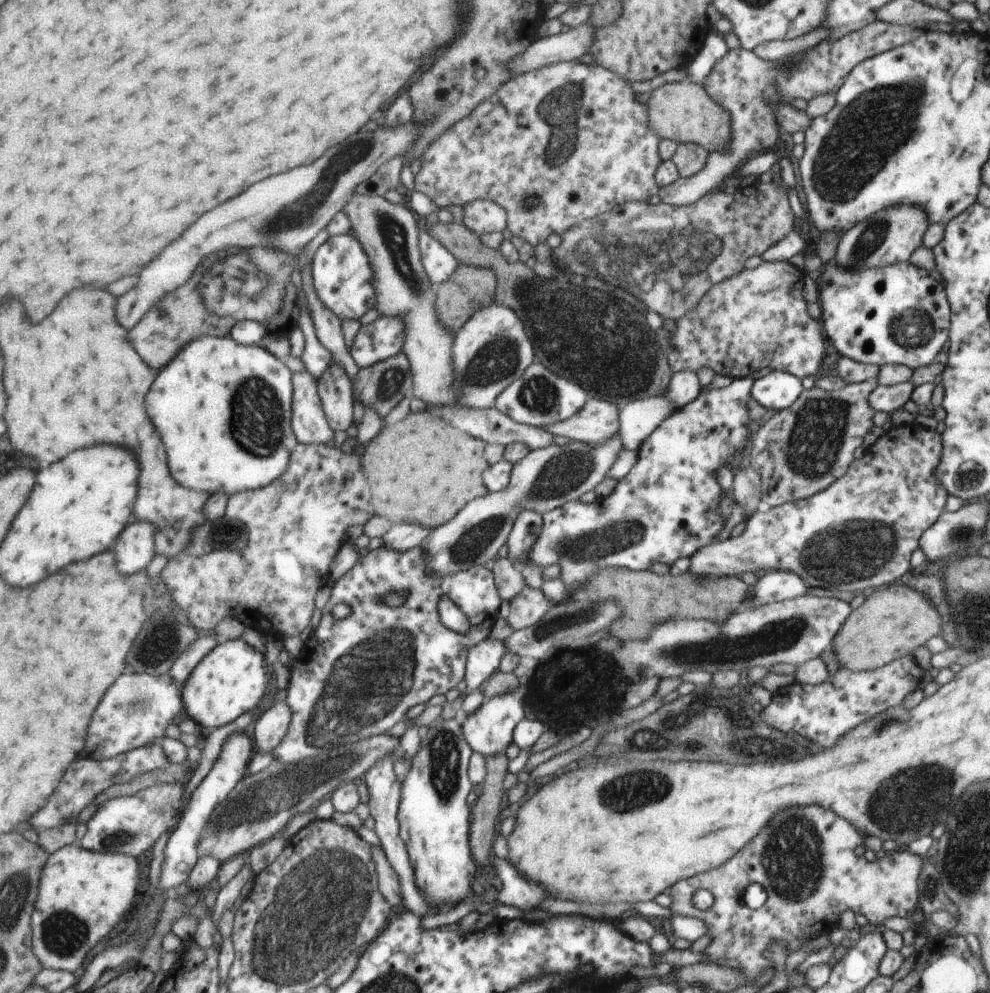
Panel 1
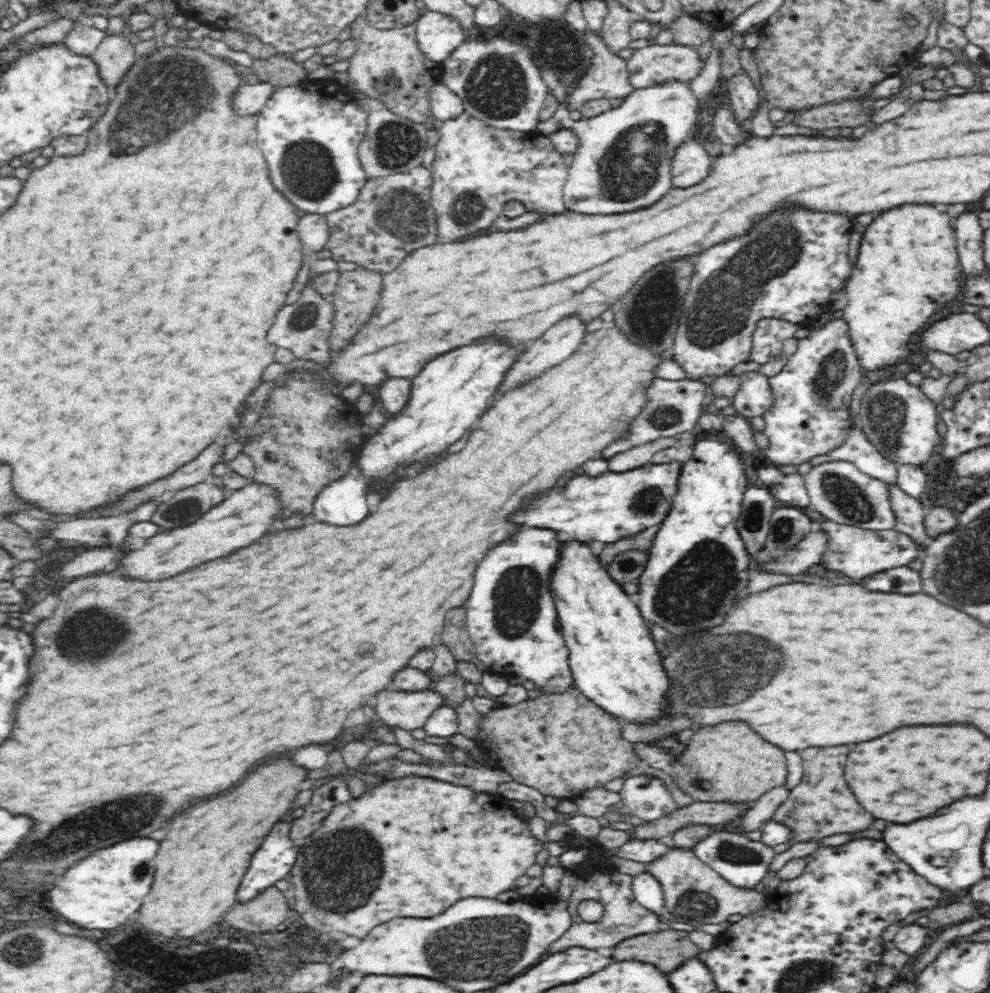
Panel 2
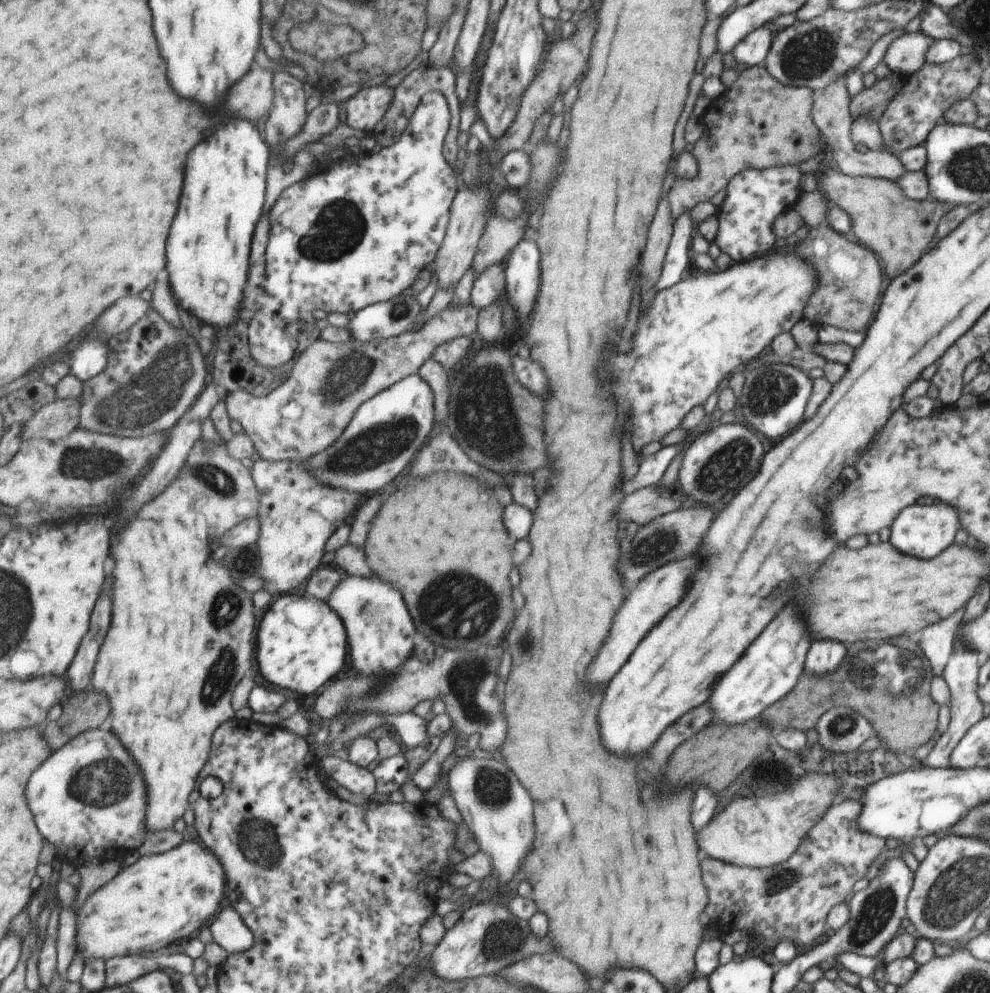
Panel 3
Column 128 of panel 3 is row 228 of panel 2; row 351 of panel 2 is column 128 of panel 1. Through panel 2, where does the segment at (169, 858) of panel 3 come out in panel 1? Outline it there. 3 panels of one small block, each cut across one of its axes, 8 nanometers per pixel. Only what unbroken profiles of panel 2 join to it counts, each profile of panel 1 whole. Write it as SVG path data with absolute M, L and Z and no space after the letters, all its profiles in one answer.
M81 843L56 850L42 874L40 896L32 918L35 952L44 968L73 973L84 968L88 954L108 938L134 908L140 882L142 866L135 856L92 851Z

